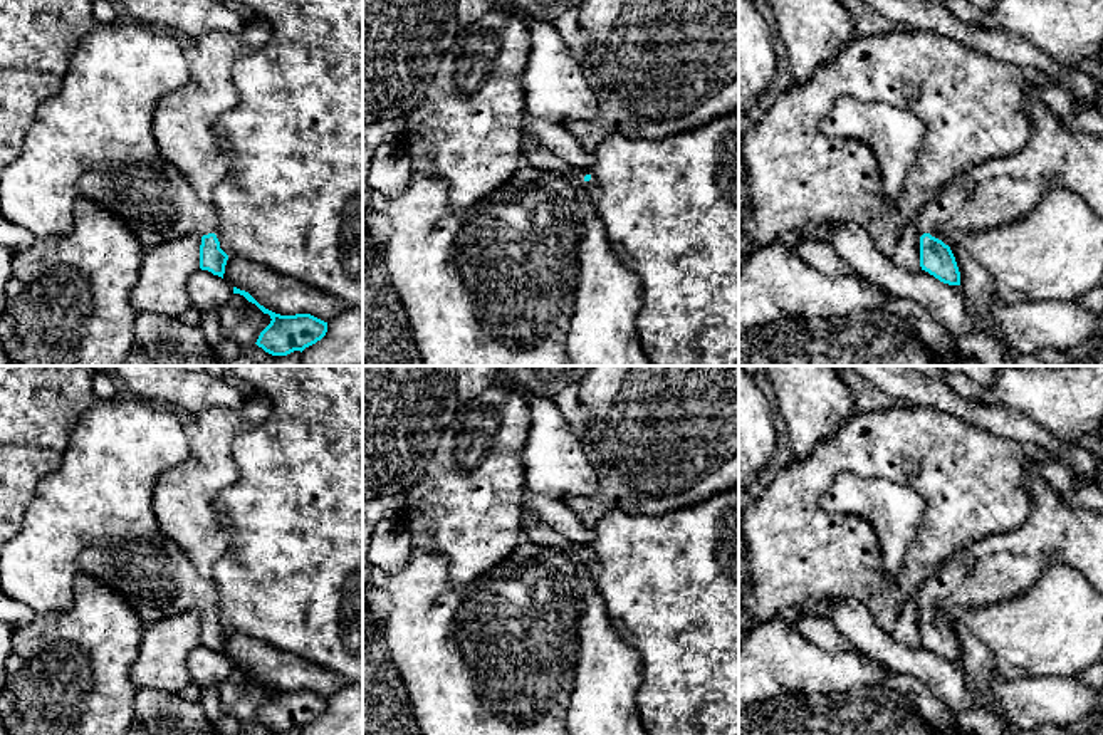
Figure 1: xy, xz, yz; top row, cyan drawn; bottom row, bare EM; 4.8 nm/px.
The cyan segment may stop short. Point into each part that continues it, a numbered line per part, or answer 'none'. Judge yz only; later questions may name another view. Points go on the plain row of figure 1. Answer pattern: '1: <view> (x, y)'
1: yz (999, 566)

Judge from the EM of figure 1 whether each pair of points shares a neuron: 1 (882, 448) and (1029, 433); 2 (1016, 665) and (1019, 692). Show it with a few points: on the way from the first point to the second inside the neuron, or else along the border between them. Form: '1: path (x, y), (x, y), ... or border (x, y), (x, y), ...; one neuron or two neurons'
1: border (966, 422), (1040, 448); two neurons
2: border (996, 673), (1006, 678), (1058, 677); two neurons

